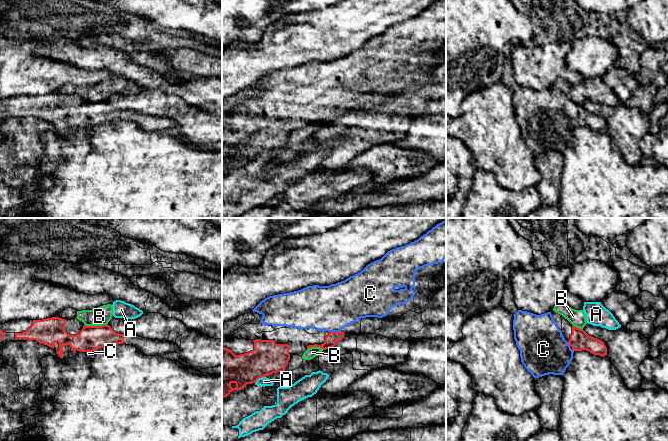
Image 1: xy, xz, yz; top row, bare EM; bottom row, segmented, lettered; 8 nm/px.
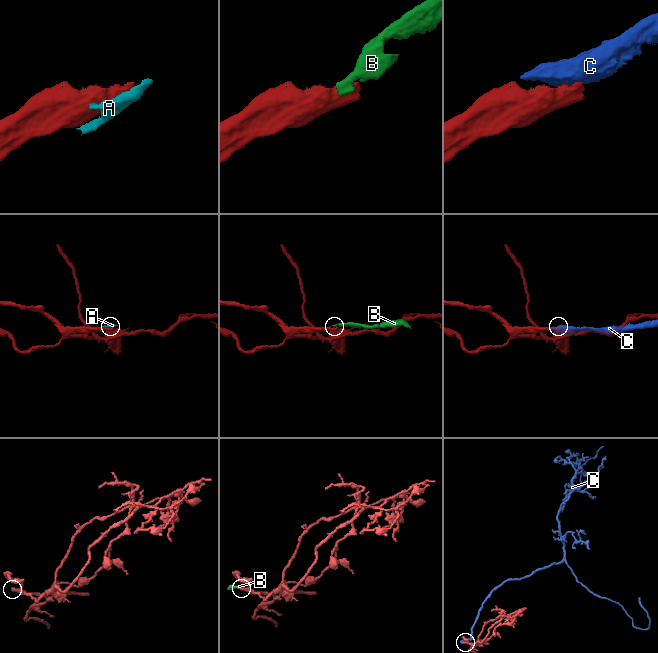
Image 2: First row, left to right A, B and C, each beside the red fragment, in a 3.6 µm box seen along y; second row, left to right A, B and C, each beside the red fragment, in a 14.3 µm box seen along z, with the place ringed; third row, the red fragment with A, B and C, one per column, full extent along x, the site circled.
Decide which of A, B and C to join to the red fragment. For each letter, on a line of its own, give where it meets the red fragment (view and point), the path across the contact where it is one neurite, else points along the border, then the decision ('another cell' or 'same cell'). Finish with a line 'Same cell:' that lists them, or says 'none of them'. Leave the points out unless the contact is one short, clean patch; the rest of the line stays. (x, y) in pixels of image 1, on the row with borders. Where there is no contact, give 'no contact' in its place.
A: xz (259, 377) | along xz (265, 376), (260, 377), (255, 383) | another cell
B: xy (95, 326) | along xy (84, 324), (106, 325) | another cell
C: xz (334, 332) | across xz (332, 338), (334, 332), (331, 308) | same cell
Same cell: C

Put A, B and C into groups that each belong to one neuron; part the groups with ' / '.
A B / C

